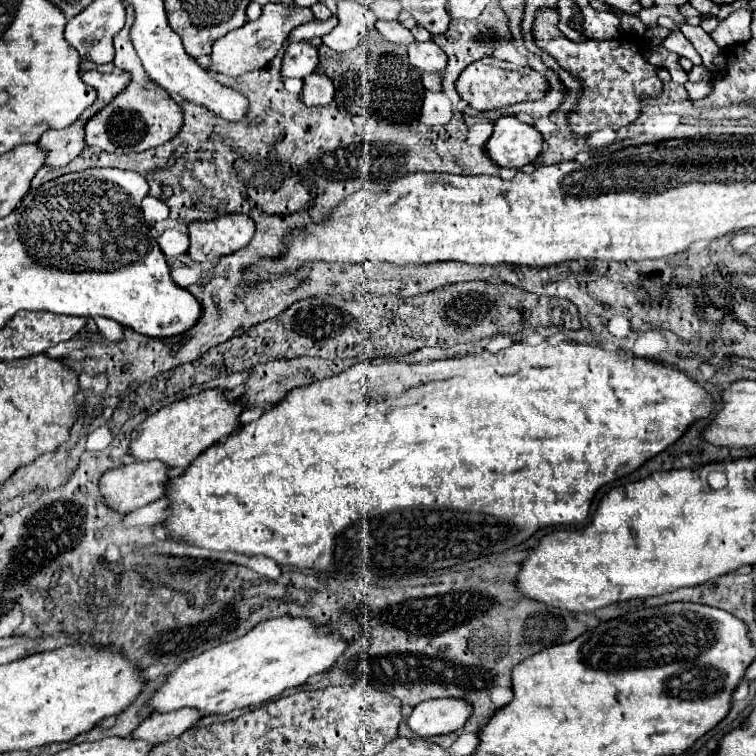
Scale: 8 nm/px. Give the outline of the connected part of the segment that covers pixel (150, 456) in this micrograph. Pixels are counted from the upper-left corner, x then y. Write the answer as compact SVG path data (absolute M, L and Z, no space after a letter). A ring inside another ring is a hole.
M222 388L204 390L196 396L182 398L150 414L132 432L132 456L138 460L160 460L170 468L188 468L204 450L240 430L242 424L238 418L244 410L246 404L240 398L230 398L228 390Z

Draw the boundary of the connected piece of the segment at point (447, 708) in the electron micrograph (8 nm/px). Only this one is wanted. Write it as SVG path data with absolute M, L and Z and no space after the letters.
M460 698L426 700L410 712L408 726L414 734L422 738L452 734L470 720L472 712L474 708L472 704L468 704L468 700L460 700Z

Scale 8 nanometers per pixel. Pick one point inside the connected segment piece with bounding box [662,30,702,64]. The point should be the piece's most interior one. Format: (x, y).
(677, 42)

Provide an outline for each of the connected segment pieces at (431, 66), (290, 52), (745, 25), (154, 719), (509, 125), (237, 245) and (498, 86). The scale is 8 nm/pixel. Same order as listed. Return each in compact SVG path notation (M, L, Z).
M414 42L408 46L410 64L422 72L438 72L442 74L448 66L448 56L434 42Z
M292 42L288 44L284 58L282 58L282 80L308 78L318 66L318 52L308 42Z
M736 10L724 22L720 22L710 36L720 48L744 44L750 38L750 20L752 14L748 14L746 10Z
M182 708L176 712L158 712L144 720L134 732L132 738L144 738L148 742L168 742L188 728L196 726L204 712L196 708Z
M502 116L494 122L494 134L486 142L486 150L498 166L520 170L538 158L542 144L544 138L534 126L514 116Z
M228 214L214 222L192 222L188 232L188 256L194 262L204 262L244 248L254 236L254 222L244 214Z
M486 56L482 60L476 60L474 64L470 64L460 74L460 78L456 80L456 90L458 90L460 98L466 100L472 108L494 110L494 108L512 106L518 102L534 102L534 100L544 98L548 92L548 80L532 68L528 68L526 72L524 70L508 70L508 68L500 66L498 62L492 62L490 56Z

